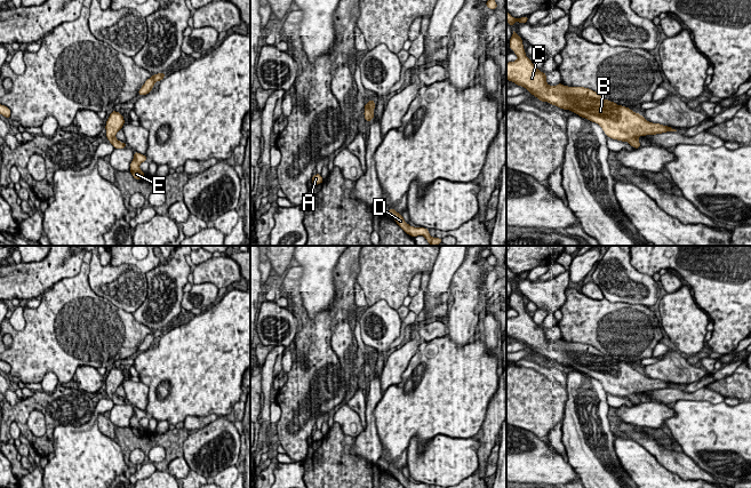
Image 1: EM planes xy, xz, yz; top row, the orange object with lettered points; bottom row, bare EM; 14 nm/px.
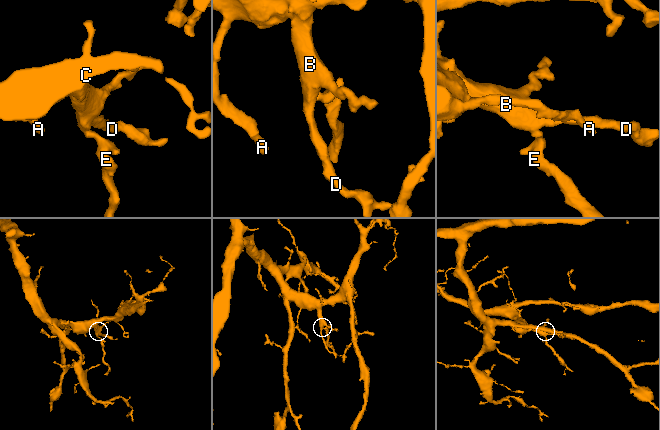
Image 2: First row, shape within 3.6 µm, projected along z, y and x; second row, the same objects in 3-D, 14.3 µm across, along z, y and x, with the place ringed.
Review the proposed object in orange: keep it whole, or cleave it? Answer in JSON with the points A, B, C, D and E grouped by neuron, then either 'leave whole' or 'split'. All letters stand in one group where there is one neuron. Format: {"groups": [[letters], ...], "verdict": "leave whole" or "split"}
{"groups": [["A", "B", "C", "D", "E"]], "verdict": "leave whole"}

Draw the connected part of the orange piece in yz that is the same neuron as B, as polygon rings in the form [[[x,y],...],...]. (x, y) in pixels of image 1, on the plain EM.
[[[514,287],[509,299],[518,315],[506,319],[506,336],[526,344],[542,359],[548,358],[598,379],[607,393],[628,398],[632,403],[639,405],[640,392],[677,387],[669,382],[649,378],[641,370],[605,355],[592,345],[562,339],[549,342],[546,330],[536,325],[526,312],[522,295]]]

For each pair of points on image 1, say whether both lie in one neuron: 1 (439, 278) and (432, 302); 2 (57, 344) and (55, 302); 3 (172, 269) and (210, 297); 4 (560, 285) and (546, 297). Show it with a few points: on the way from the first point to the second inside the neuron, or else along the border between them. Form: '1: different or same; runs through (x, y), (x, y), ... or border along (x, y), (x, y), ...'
1: same; runs through (439, 284), (433, 296)
2: same; runs through (57, 334), (57, 312)
3: different; border along (184, 294), (181, 301), (183, 312)
4: same; runs through (557, 287), (550, 294)

